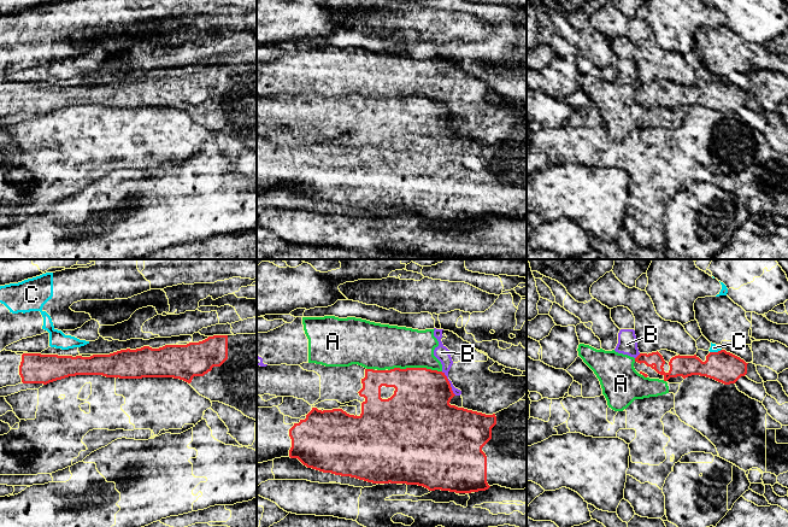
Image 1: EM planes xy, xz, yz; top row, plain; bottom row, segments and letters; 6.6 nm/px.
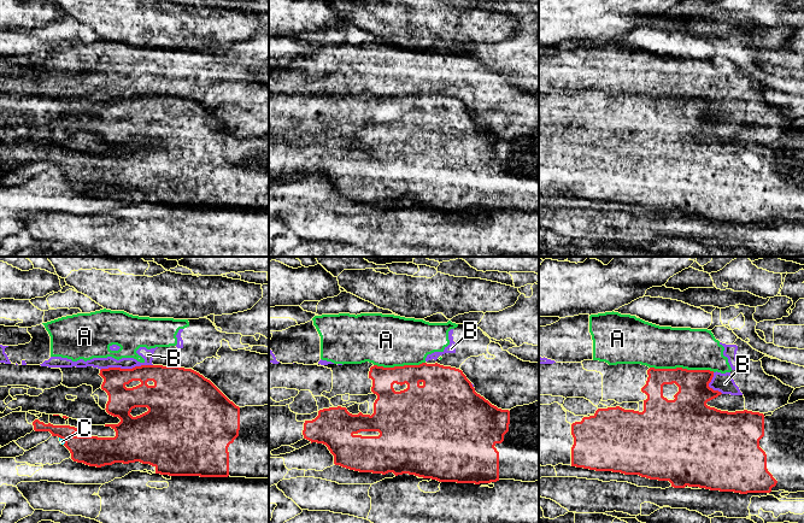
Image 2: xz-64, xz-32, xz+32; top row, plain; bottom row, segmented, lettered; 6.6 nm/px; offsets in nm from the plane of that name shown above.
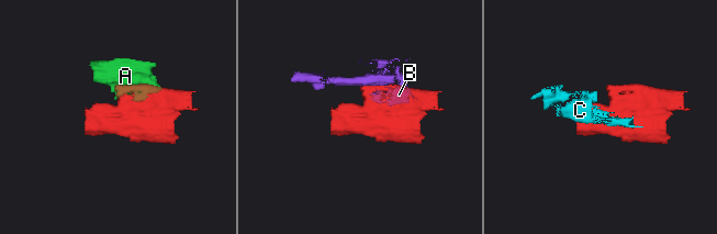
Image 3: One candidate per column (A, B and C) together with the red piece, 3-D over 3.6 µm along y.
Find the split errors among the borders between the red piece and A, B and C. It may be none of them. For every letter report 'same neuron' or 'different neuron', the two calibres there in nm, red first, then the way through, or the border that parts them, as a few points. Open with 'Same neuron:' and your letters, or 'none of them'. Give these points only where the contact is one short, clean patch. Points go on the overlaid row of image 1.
Same neuron: none of them
A: different neuron | 380/300 nm
B: different neuron | 380/100 nm
C: different neuron | 200/50 nm | along yz (721, 349), (710, 352)

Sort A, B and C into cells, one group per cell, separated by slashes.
A B / C

